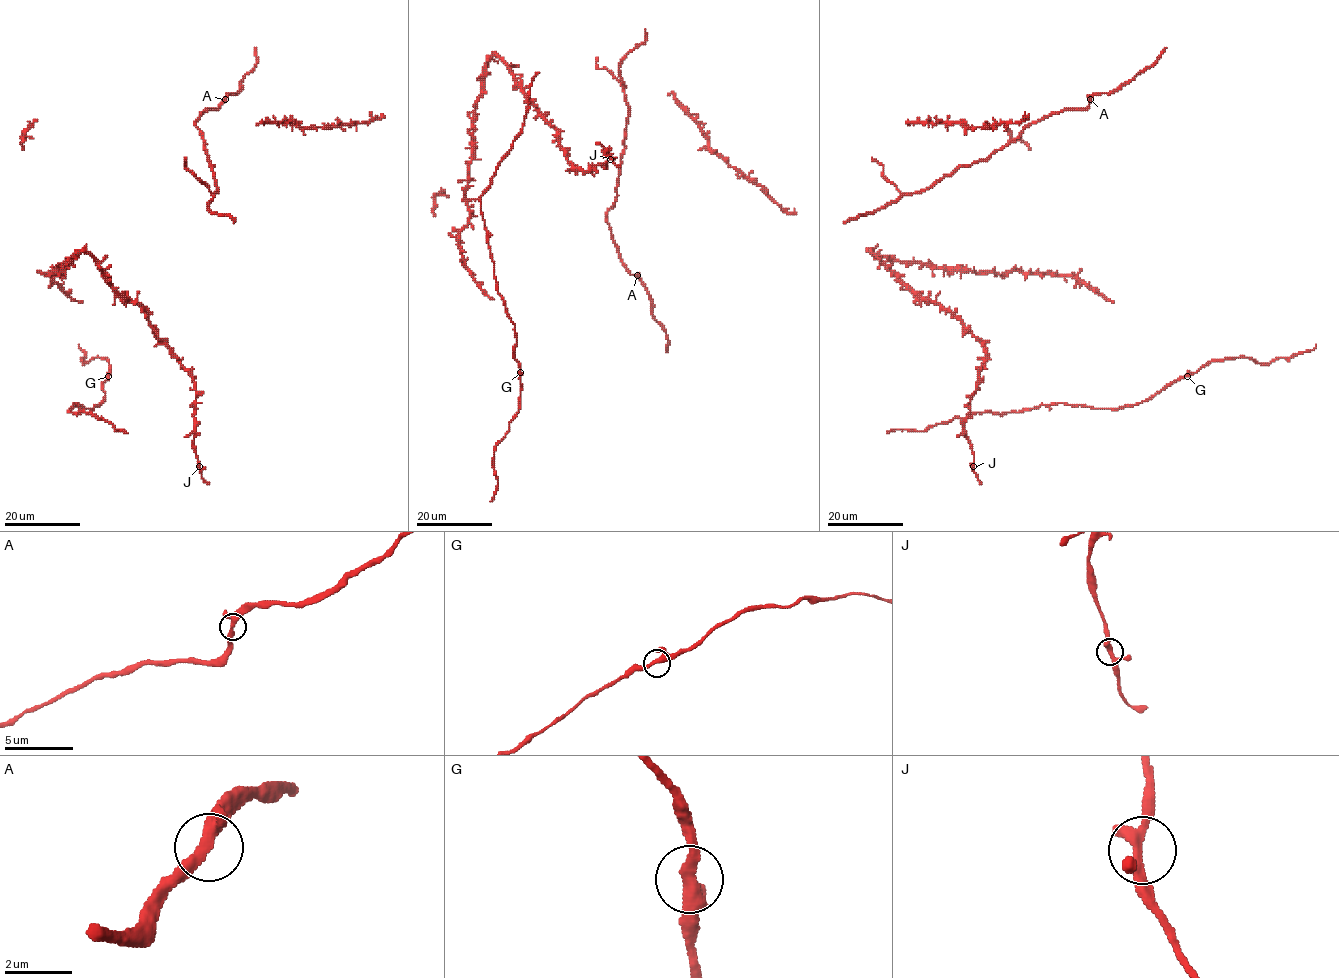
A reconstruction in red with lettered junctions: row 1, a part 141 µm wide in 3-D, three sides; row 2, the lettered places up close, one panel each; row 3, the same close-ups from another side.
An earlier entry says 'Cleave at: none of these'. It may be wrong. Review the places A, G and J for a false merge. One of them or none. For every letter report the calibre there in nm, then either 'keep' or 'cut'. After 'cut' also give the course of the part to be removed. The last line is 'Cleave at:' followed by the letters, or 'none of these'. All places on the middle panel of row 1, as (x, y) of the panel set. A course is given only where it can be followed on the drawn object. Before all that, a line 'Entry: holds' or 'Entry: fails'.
Entry: holds
A: calibre 300 nm; keep
G: calibre 320 nm; keep
J: calibre 300 nm; keep
Cleave at: none of these

